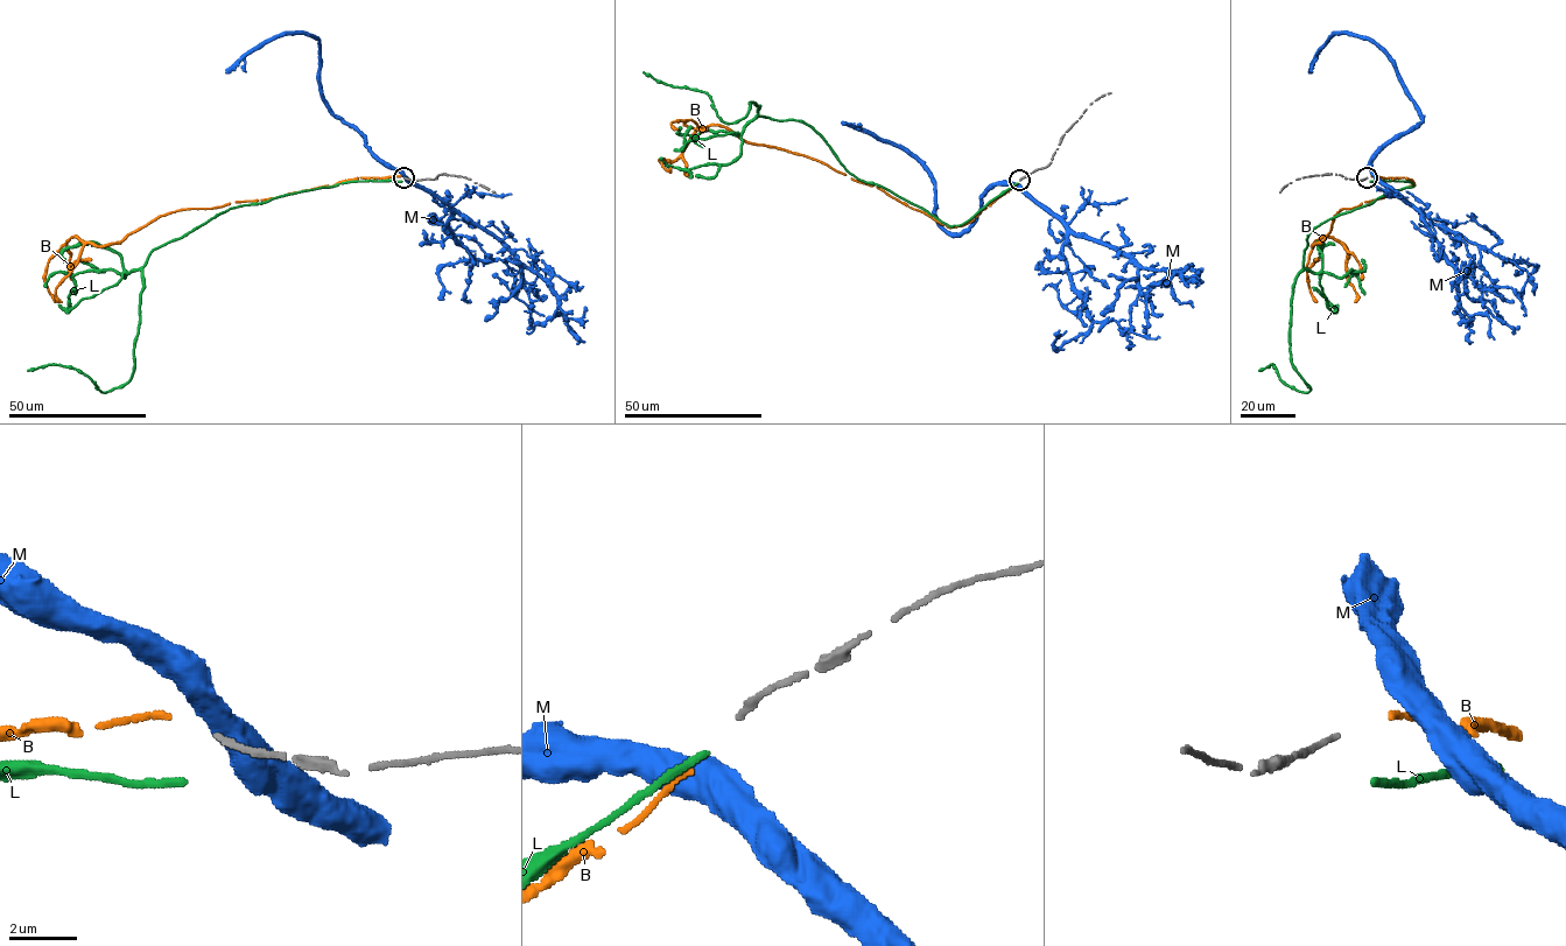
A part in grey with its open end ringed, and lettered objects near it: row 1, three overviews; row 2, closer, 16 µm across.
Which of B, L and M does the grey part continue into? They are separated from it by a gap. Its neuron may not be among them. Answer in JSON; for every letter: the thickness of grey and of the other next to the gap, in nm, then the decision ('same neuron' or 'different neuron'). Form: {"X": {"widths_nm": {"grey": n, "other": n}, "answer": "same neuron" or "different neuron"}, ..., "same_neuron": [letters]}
{"B": {"widths_nm": {"grey": 180, "other": 180}, "answer": "same neuron"}, "L": {"widths_nm": {"grey": 180, "other": 240}, "answer": "different neuron"}, "M": {"widths_nm": {"grey": 180, "other": 800}, "answer": "different neuron"}, "same_neuron": ["B"]}

